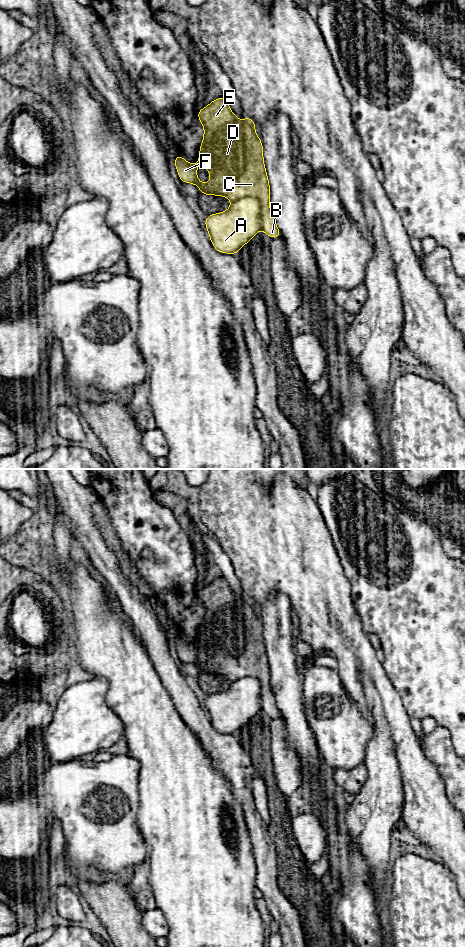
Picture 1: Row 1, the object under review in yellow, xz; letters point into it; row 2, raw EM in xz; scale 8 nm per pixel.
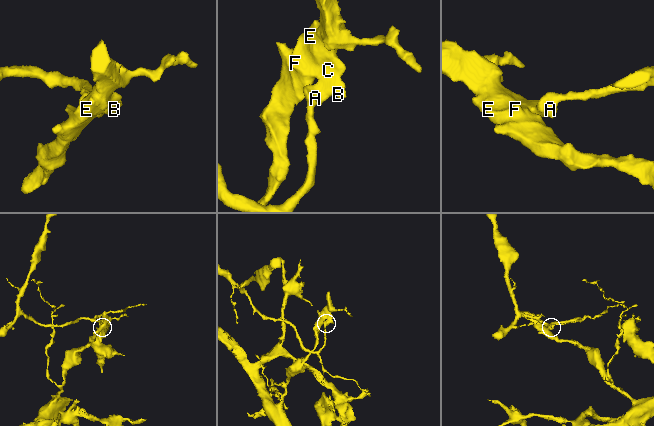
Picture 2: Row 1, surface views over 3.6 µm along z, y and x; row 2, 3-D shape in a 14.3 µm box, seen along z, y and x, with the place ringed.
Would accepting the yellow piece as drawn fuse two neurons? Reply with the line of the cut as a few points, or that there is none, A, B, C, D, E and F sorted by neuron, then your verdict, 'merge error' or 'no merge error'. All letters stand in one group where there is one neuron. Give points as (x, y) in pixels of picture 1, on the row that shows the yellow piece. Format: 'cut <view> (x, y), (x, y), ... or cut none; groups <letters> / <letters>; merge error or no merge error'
cut xz (232, 201), (243, 197), (255, 197), (261, 205), (262, 228); groups A / B C D E F; merge error

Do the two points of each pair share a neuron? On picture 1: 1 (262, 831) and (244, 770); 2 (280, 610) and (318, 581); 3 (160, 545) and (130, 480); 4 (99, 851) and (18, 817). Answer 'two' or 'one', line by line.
1: one
2: two
3: one
4: one

